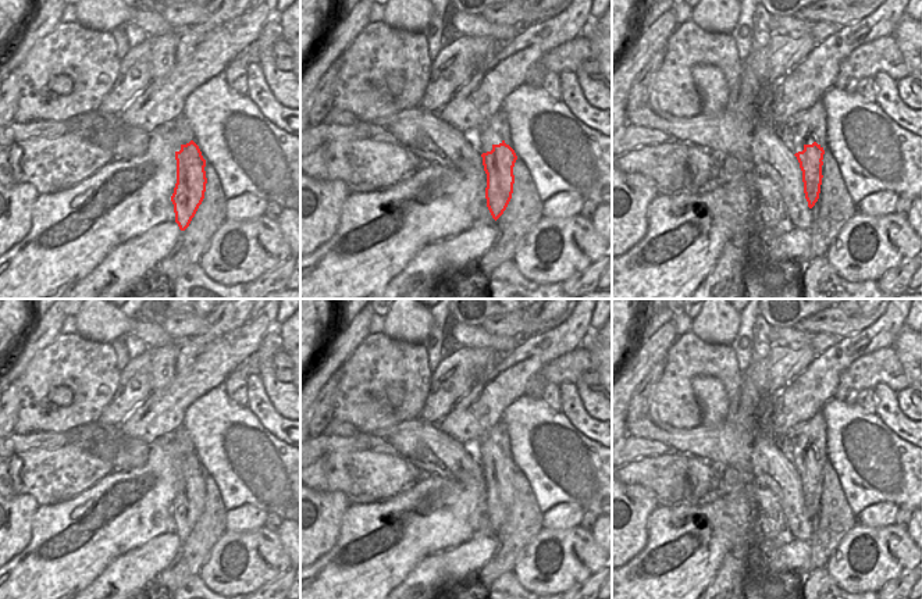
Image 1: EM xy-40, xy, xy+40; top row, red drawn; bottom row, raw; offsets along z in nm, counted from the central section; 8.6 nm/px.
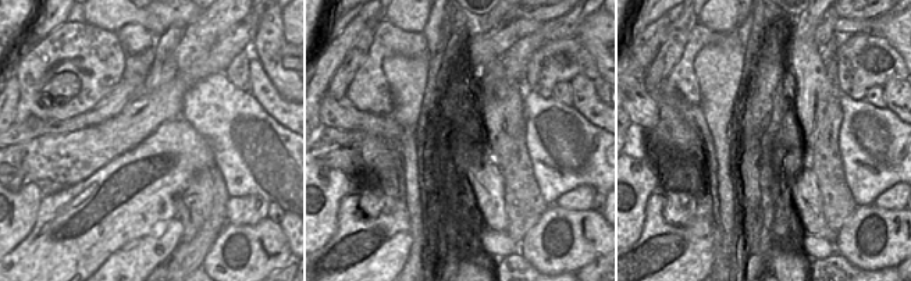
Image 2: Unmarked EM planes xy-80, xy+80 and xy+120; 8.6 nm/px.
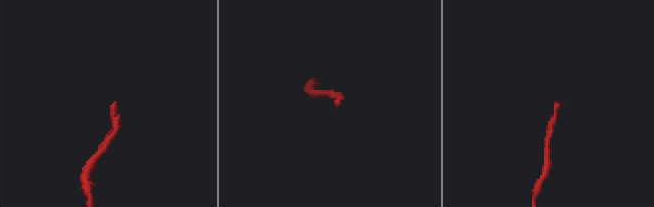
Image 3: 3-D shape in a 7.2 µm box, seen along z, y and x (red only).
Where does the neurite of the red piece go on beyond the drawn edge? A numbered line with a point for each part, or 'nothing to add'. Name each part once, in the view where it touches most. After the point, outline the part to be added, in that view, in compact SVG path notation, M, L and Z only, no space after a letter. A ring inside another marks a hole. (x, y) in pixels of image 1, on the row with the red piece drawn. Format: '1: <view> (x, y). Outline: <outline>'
1: xy (480, 138). Outline: M495 113L485 124L477 129L470 129L464 133L466 139L474 146L481 154L492 150L491 140L499 132L502 120Z

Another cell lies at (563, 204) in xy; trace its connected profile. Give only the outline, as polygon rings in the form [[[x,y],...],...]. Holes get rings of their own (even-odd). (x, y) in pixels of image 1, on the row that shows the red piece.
[[[559,192],[542,202],[542,217],[570,218],[581,213],[584,199],[576,192]]]

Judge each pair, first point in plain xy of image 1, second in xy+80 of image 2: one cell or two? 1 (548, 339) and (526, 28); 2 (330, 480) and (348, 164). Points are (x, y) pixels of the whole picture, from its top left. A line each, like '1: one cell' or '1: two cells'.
1: two cells
2: one cell

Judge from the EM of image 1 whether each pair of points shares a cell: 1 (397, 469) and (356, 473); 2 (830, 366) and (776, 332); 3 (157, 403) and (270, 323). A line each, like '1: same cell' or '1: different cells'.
1: same cell
2: different cells
3: same cell

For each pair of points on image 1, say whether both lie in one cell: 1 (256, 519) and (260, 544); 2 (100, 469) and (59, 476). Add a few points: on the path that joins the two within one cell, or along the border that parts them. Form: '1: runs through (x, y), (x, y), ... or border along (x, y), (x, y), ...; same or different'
1: border along (263, 526), (241, 532), (225, 531); different
2: runs through (91, 469), (68, 471); same

